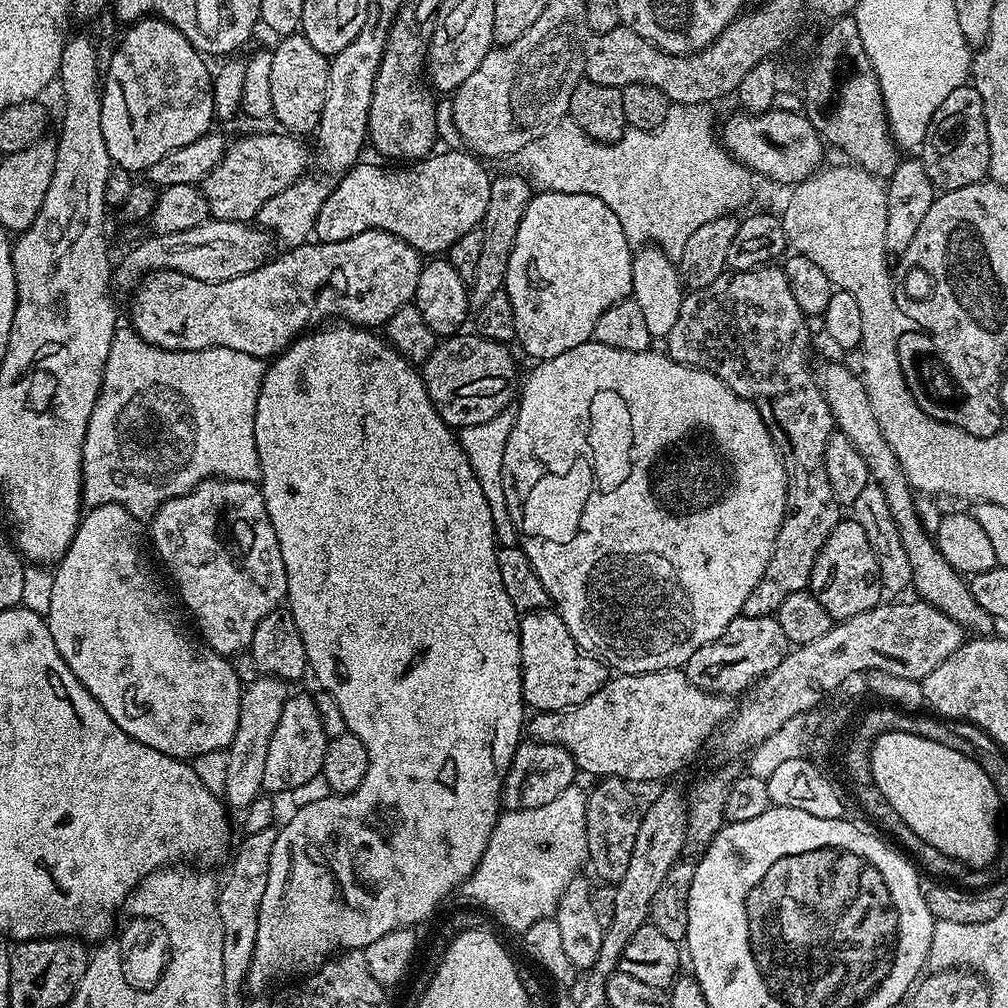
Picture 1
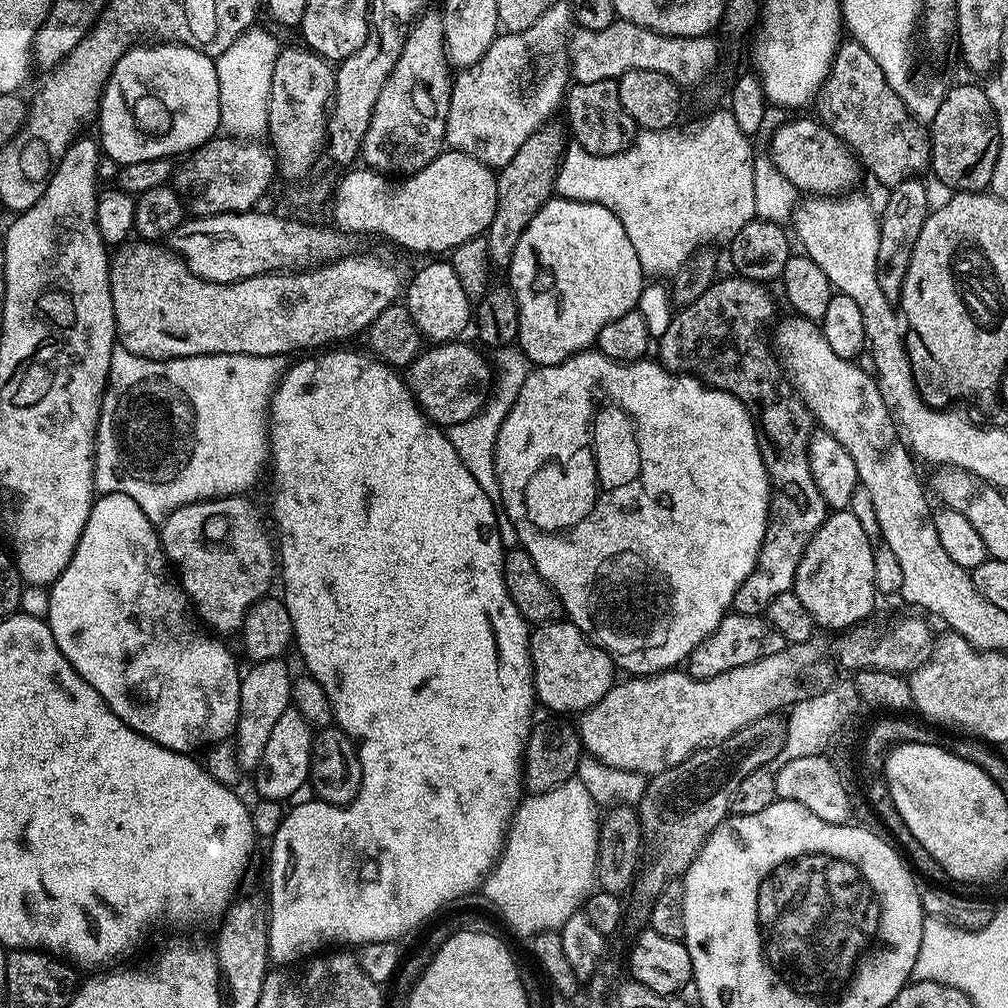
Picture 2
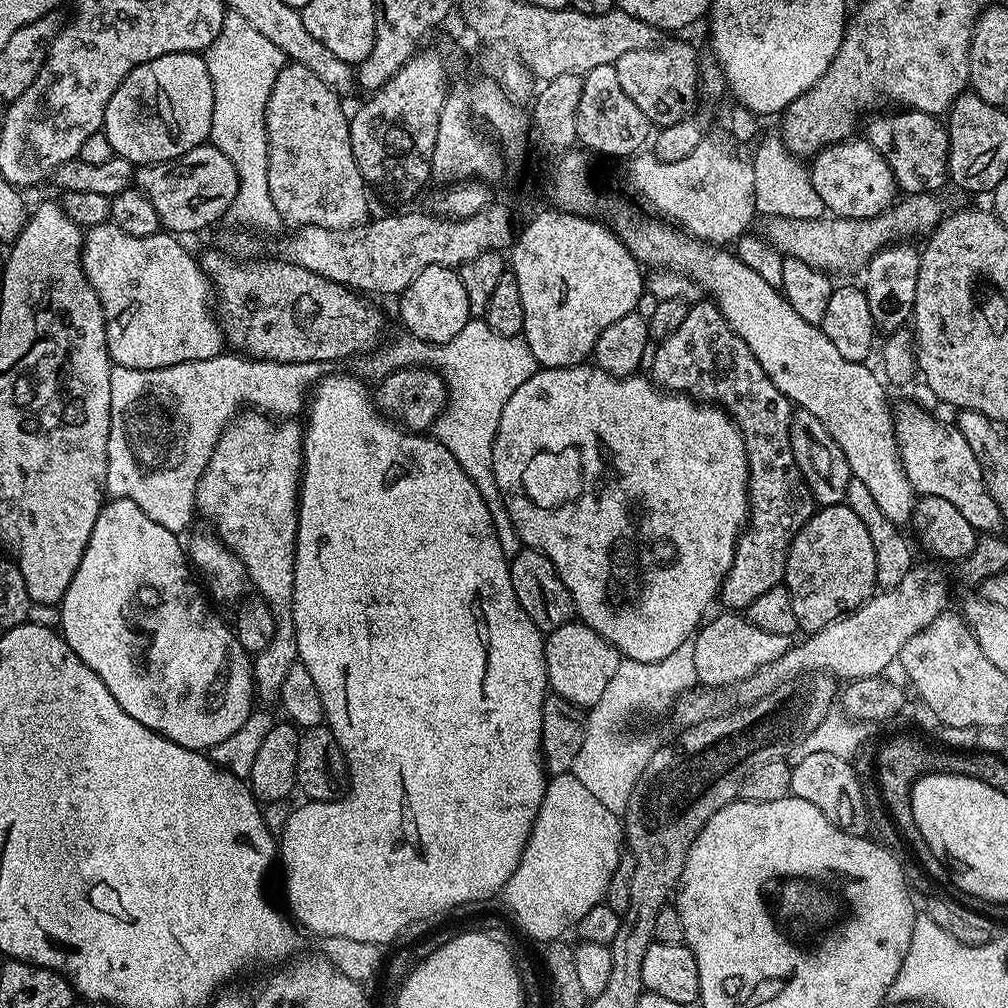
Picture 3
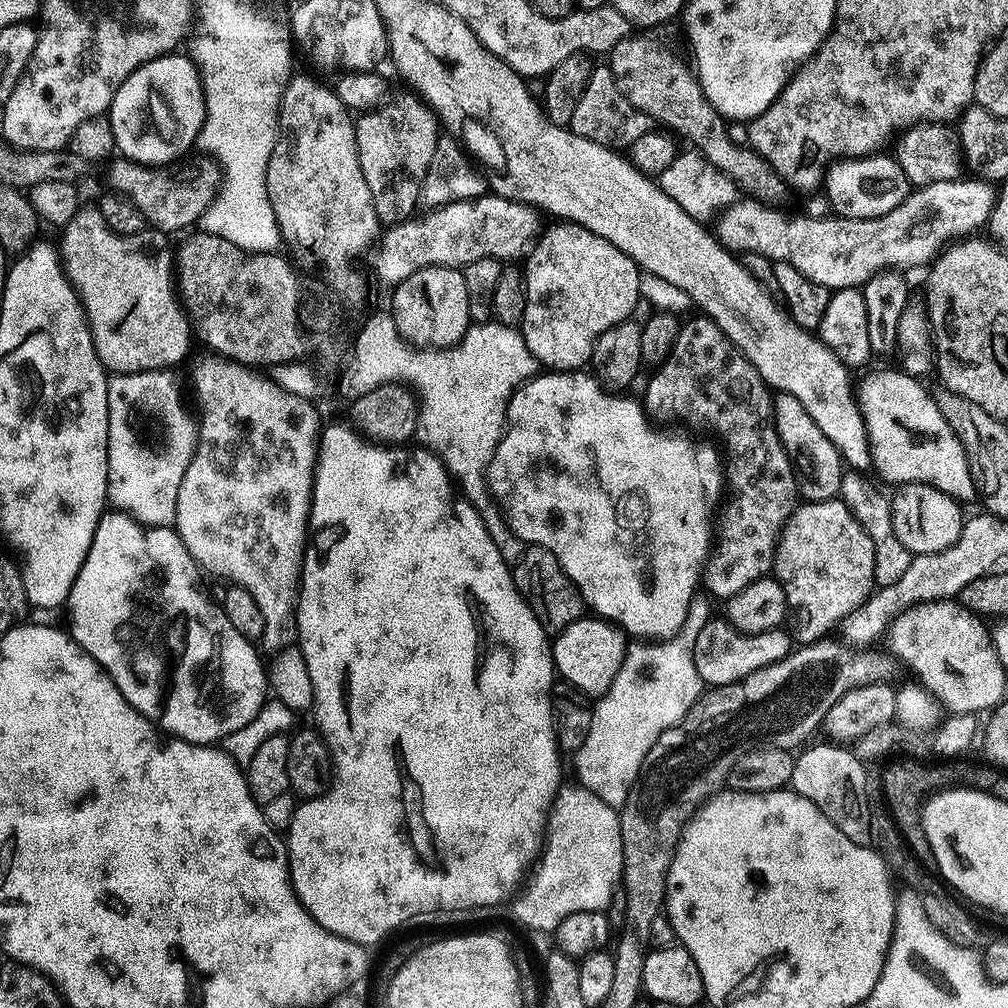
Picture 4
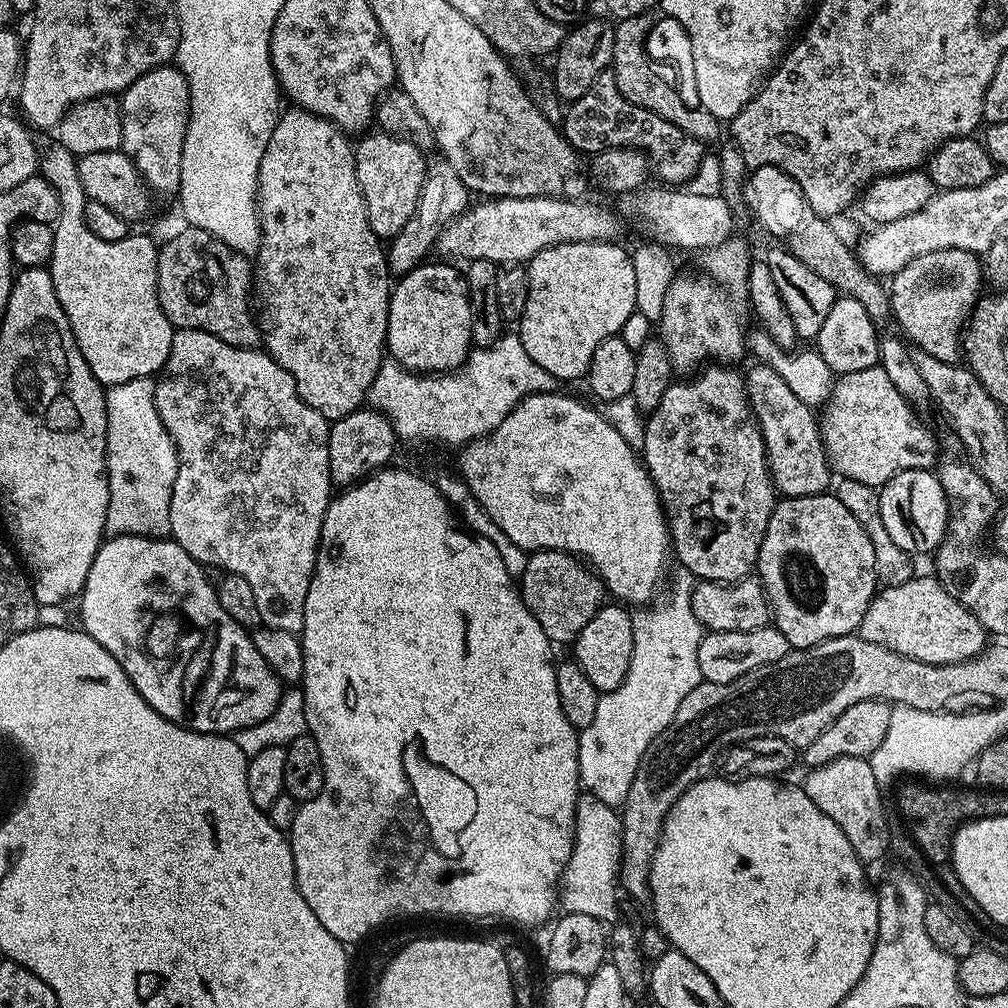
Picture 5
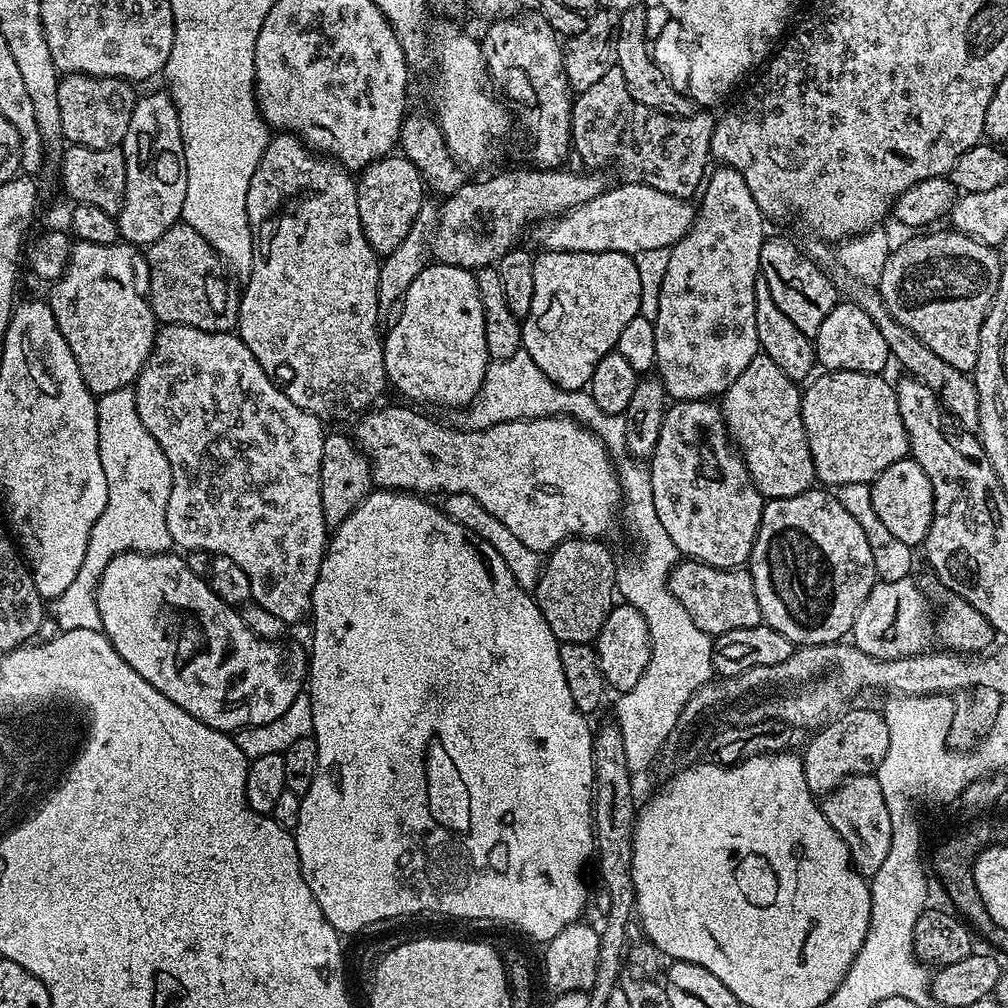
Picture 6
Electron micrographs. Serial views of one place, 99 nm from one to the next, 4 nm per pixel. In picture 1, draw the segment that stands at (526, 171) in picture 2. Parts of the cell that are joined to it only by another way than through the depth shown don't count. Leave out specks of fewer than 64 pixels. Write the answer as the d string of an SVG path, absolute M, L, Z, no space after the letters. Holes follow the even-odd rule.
M523 175L496 176L490 186L490 200L487 203L480 233L482 234L482 255L468 289L469 309L475 310L487 302L493 294L498 294L504 286L506 270L510 266L510 250L514 250L514 238L522 222L522 214L534 195L533 185Z

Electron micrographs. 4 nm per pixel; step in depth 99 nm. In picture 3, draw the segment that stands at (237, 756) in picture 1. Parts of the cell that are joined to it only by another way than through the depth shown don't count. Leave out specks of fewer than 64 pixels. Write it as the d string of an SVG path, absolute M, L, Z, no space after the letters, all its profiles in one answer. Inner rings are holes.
M264 414L237 415L220 435L214 454L196 487L196 507L209 520L220 541L238 557L261 600L265 600L274 614L276 629L274 638L266 650L255 653L252 660L252 683L257 701L265 700L275 705L280 699L282 681L290 672L290 666L298 663L296 655L296 627L292 617L294 594L294 558L296 557L296 510L300 506L300 477L304 467L304 428L292 420L280 420L271 424Z

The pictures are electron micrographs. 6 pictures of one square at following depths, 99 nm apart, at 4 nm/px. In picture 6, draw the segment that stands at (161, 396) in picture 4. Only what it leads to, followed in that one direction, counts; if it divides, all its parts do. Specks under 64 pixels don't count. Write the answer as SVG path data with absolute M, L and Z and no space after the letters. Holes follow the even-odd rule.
M131 387L114 390L110 394L97 399L96 409L98 410L98 454L102 458L102 470L106 470L106 490L108 491L106 494L106 510L102 510L102 518L98 518L98 522L94 522L94 530L90 530L90 540L92 542L92 584L98 586L106 566L118 554L123 552L166 552L173 547L173 542L170 538L170 526L166 526L166 502L170 502L170 490L172 489L170 462L166 458L166 454L162 454L162 446L158 446L158 442L154 442L154 434L150 434L150 430L146 430L146 426L142 426L142 418L138 418L135 391Z

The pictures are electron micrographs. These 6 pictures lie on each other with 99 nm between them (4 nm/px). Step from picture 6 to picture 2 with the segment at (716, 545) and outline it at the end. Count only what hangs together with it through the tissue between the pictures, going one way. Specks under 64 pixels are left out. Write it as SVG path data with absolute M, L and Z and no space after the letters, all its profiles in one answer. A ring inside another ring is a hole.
M731 274L725 278L717 279L715 284L710 285L702 294L702 298L694 298L694 302L690 302L690 306L679 309L673 315L669 322L669 328L664 334L658 337L658 344L660 344L660 356L658 356L659 363L663 364L669 372L677 374L687 374L696 377L702 384L707 384L710 388L716 388L720 392L728 392L734 398L738 398L747 408L748 412L754 417L756 421L756 439L760 442L760 453L764 459L766 466L766 474L768 475L768 525L764 531L764 545L760 547L760 554L756 562L756 568L747 576L742 582L742 586L738 586L738 590L732 599L731 611L737 616L758 616L767 613L770 602L774 602L774 598L778 598L778 594L783 592L793 591L796 582L796 571L798 570L798 562L802 558L802 554L812 535L816 533L822 526L822 522L830 514L828 503L822 498L822 494L818 490L818 486L814 486L814 474L810 474L810 462L808 461L808 438L814 428L814 421L805 408L803 402L794 395L793 389L790 387L777 359L774 357L773 351L764 345L764 340L760 337L760 332L756 329L755 320L760 316L760 300L756 295L759 294L761 285L754 280L745 280L739 274Z

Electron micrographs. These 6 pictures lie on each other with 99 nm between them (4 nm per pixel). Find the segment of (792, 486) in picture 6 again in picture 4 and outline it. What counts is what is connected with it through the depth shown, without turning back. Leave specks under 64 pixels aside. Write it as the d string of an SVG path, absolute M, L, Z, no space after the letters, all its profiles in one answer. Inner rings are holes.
M779 393L775 397L776 429L780 435L782 446L792 463L792 471L796 474L796 487L805 501L835 500L840 494L840 483L846 471L846 465L839 450L818 430L818 422L806 414L806 406L794 398L794 394Z

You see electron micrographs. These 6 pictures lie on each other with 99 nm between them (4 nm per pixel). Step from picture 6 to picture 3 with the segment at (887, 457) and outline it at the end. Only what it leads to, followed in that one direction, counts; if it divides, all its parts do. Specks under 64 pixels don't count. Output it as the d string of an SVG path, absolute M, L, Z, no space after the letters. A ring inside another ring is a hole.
M904 404L900 409L897 407L894 412L894 423L896 444L900 448L900 461L904 463L906 478L917 493L920 496L946 498L946 502L951 502L977 533L999 533L1002 521L998 502L990 498L978 458L974 458L970 442L966 442L955 423L943 424L916 404Z

